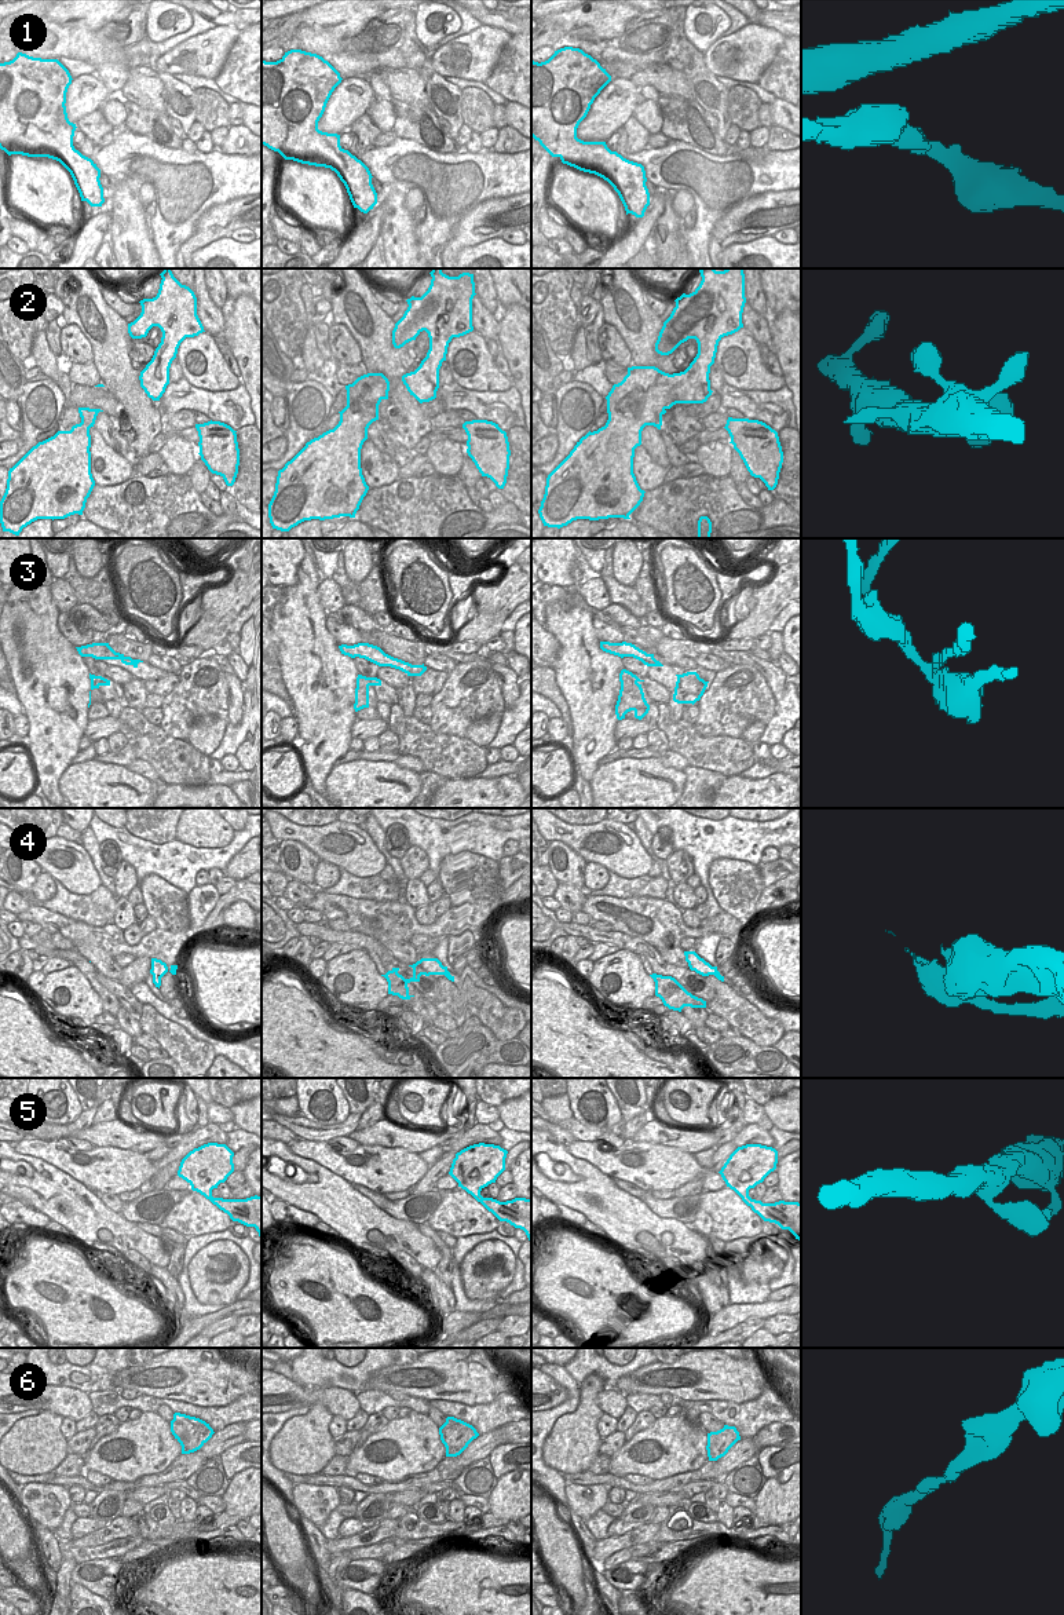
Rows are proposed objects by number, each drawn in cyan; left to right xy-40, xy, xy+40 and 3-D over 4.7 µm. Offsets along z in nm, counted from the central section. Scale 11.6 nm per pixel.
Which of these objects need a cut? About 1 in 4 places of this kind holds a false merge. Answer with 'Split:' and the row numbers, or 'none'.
Split: 3, 4.

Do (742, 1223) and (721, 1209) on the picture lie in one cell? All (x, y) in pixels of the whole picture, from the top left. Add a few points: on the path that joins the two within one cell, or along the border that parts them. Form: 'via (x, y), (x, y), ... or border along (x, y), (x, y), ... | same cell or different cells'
via (737, 1219), (727, 1215) | same cell

